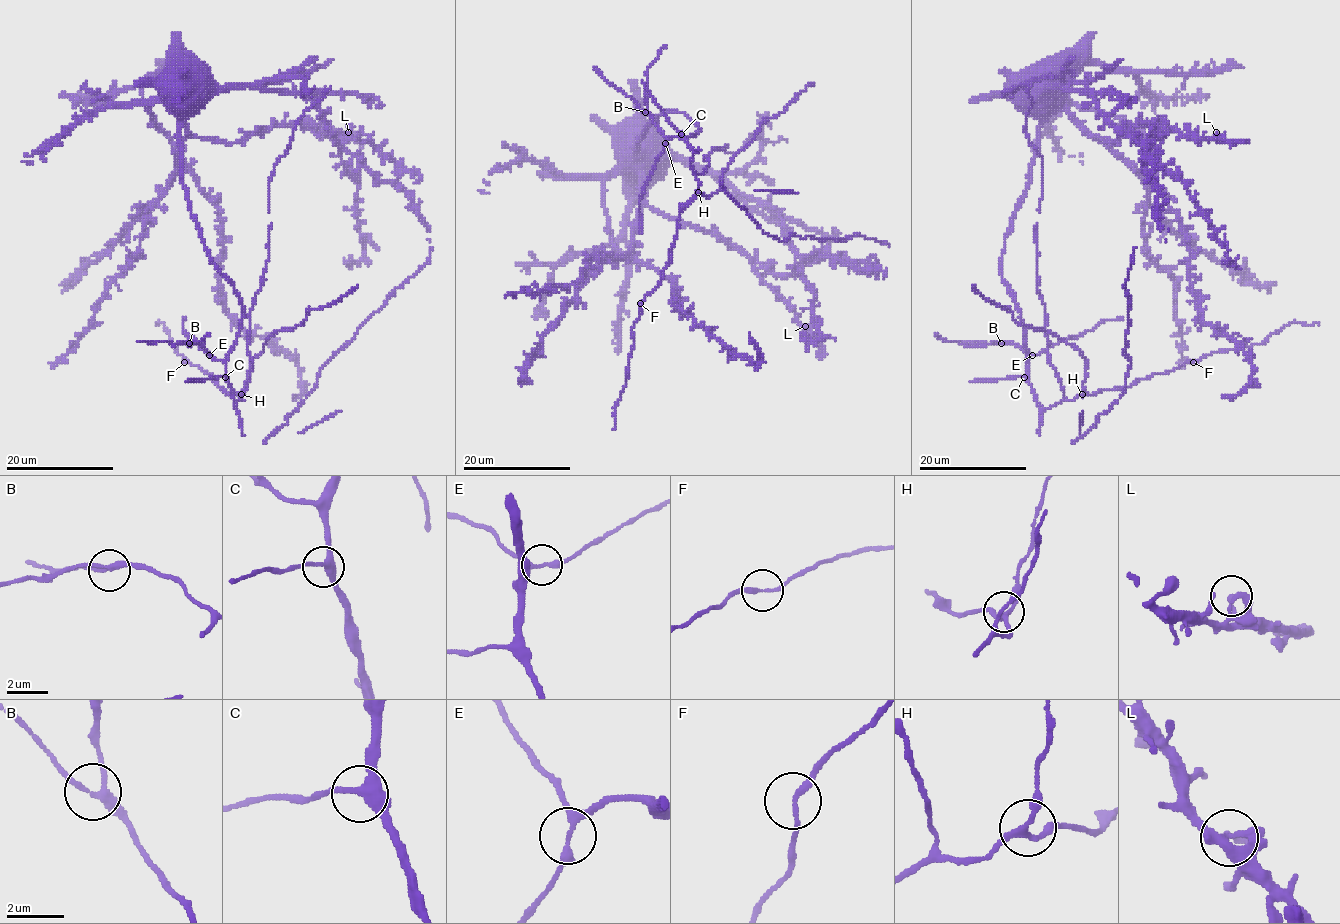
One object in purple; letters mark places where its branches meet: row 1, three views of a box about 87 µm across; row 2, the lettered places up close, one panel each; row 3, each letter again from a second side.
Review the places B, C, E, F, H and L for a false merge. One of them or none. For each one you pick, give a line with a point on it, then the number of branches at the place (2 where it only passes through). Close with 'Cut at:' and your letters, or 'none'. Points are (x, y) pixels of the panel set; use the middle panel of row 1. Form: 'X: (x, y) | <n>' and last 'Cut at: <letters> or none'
Cut at: none

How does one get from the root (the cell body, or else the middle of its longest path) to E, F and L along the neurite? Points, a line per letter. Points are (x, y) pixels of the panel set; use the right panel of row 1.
E: (1076, 60), (1060, 106), (1040, 128), (1031, 182), (1004, 243), (1001, 279), (1020, 314), (1025, 359), (1032, 355)
F: (1076, 60), (1040, 128), (1031, 182), (1004, 243), (1001, 279), (1023, 323), (1033, 398), (1048, 409), (1193, 362)
L: (1076, 60), (1070, 67), (1064, 107), (1092, 135), (1114, 142), (1133, 126), (1147, 124), (1213, 139), (1216, 132)

